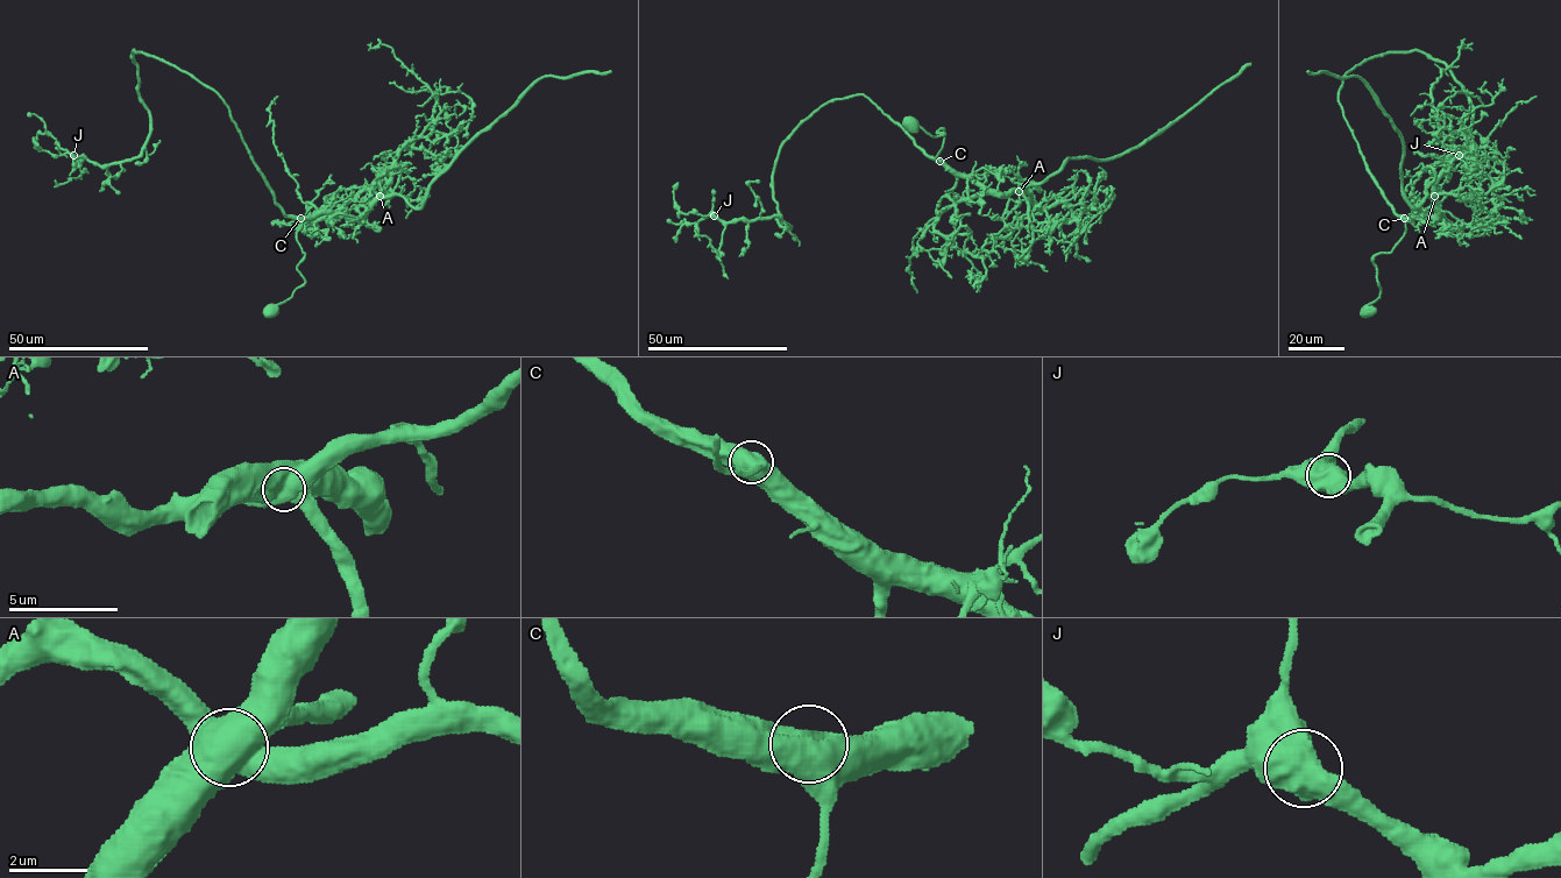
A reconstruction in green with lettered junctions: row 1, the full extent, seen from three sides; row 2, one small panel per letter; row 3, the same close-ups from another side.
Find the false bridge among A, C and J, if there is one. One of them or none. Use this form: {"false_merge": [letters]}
{"false_merge": ["A"]}

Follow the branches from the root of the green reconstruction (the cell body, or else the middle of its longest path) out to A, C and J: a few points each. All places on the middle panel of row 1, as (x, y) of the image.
A: (910, 122), (934, 136), (944, 133), (936, 133), (939, 129), (944, 131), (936, 161), (995, 193), (1019, 191)
C: (910, 122), (934, 136), (944, 133), (936, 133), (939, 129), (944, 131), (936, 156), (939, 161)
J: (910, 122), (944, 131), (939, 162), (864, 94), (831, 99), (780, 149), (789, 228), (714, 216)

